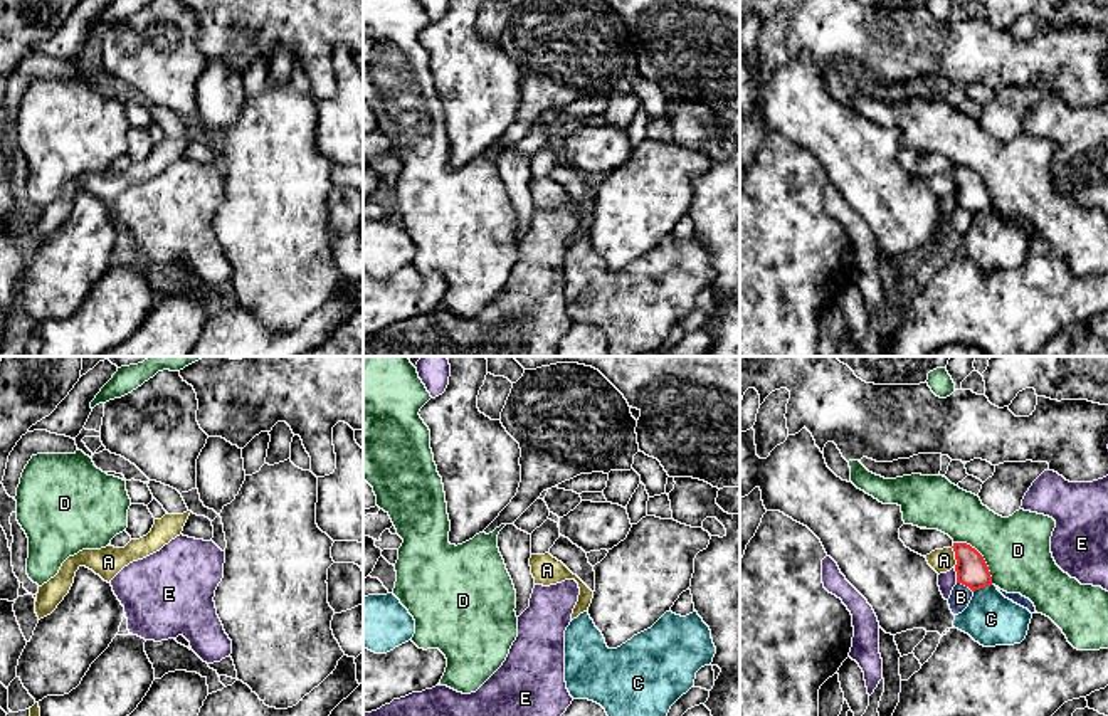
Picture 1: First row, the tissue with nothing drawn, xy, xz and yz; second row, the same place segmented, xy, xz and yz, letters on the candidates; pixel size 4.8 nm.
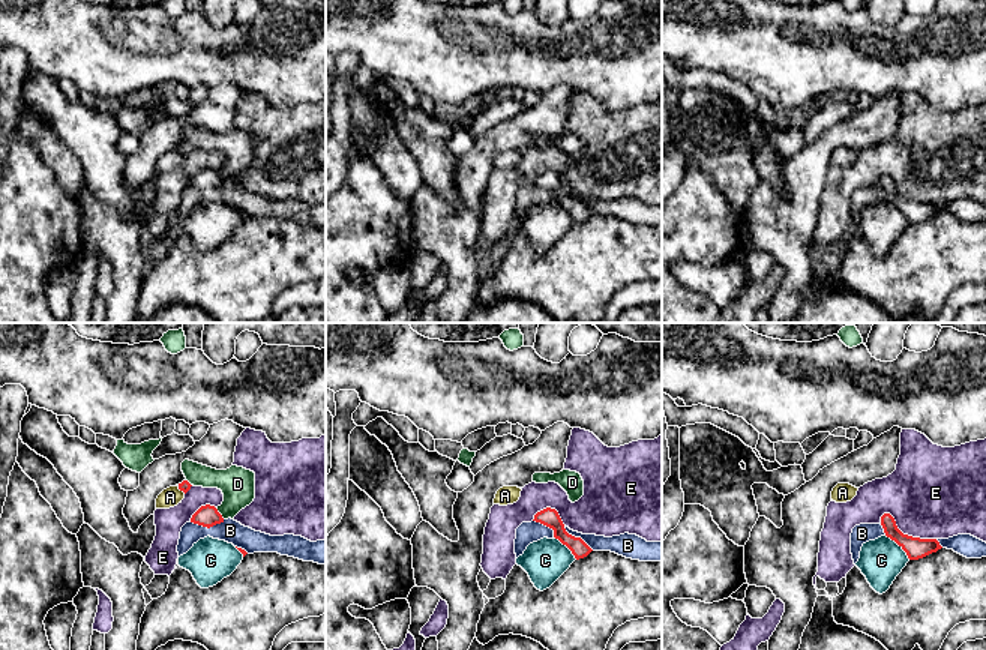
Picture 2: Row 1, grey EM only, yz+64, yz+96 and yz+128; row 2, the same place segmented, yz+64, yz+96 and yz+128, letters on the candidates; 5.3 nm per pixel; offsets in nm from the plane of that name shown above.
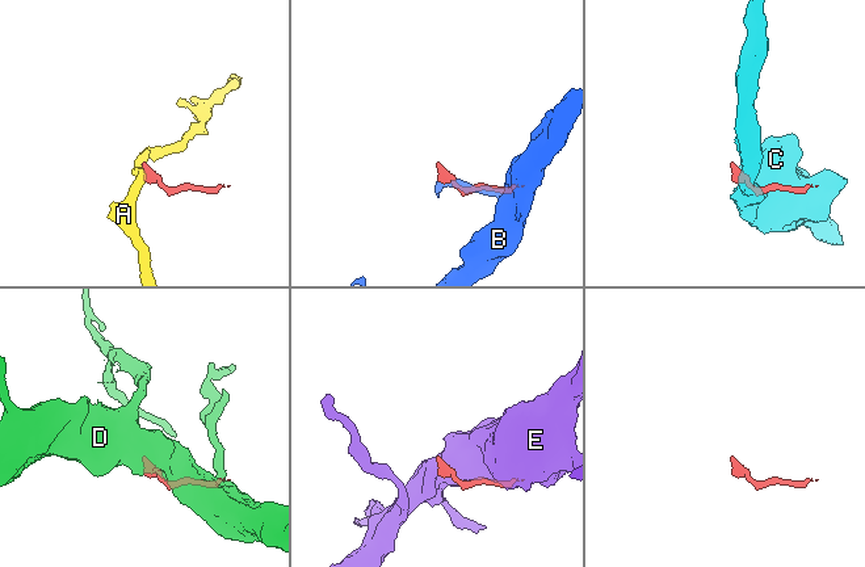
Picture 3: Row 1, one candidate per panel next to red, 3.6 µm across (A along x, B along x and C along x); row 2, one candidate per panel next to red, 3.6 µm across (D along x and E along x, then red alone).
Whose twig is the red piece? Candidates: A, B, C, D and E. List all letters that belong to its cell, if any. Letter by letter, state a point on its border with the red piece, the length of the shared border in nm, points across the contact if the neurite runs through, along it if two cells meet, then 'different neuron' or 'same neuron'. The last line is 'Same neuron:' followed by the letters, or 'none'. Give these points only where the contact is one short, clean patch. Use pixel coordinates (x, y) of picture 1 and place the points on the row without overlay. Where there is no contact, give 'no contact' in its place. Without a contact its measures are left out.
A: contact yz (955, 180); length 100 nm; border yz (952, 170), (955, 189); different neuron
B: contact yz (965, 209); length 90 nm; different neuron
C: contact yz (982, 210); length 100 nm; border yz (991, 207), (974, 215); different neuron
D: contact yz (982, 180); length 280 nm; different neuron
E: contact yz (957, 199); length 80 nm; different neuron
Same neuron: none

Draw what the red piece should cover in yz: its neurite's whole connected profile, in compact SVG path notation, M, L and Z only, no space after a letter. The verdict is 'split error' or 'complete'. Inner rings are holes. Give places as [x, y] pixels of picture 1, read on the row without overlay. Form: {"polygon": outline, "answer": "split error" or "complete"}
{"polygon": "M913 148L900 151L900 163L911 175L926 180L935 173L952 171L955 175L957 207L972 215L990 210L992 200L984 180L967 166L955 166L948 158L938 153L921 153Z", "answer": "split error"}

